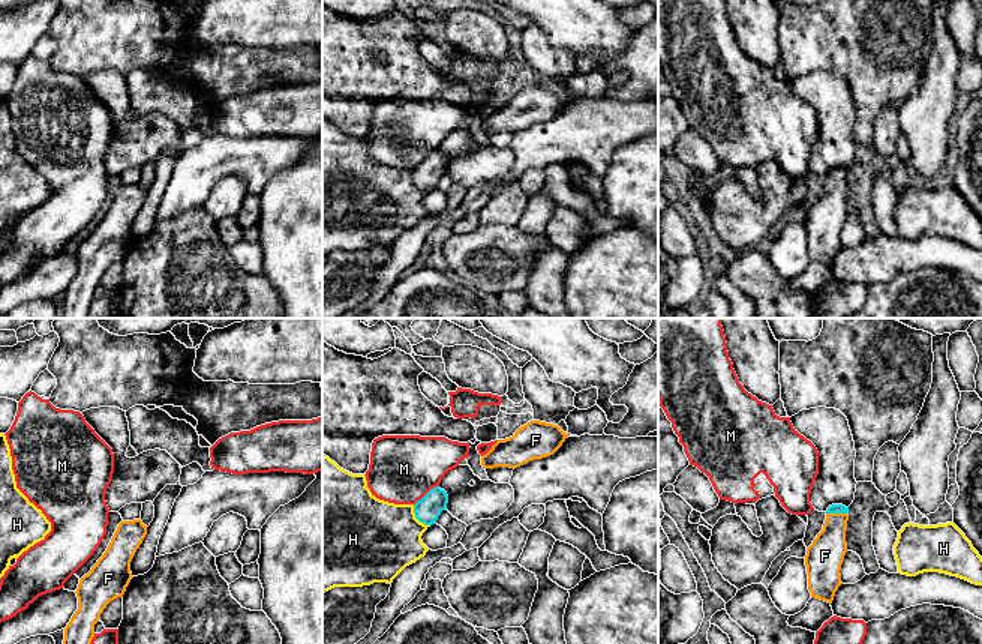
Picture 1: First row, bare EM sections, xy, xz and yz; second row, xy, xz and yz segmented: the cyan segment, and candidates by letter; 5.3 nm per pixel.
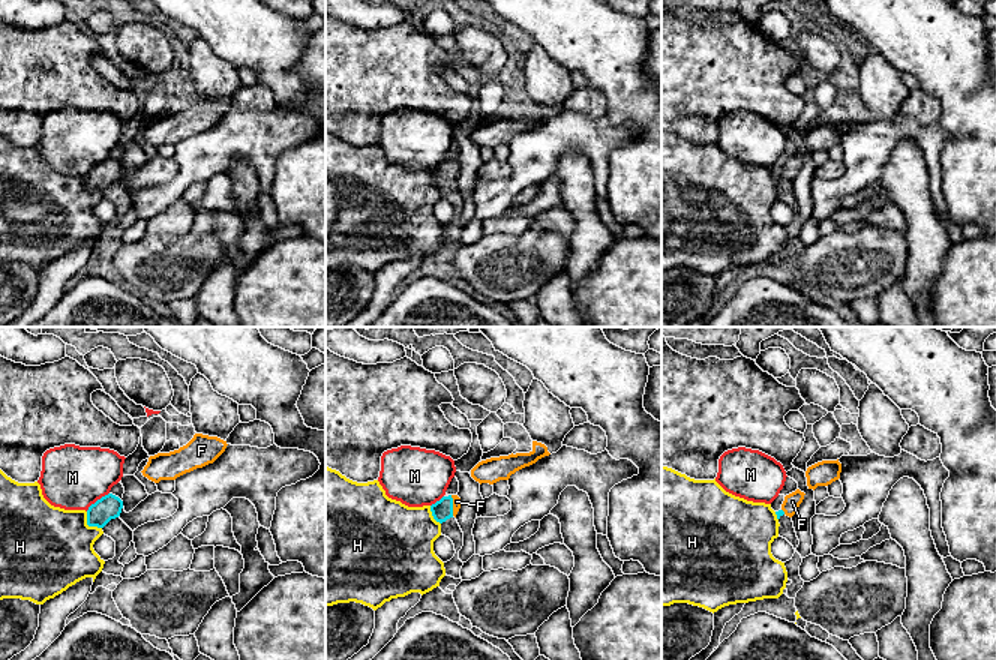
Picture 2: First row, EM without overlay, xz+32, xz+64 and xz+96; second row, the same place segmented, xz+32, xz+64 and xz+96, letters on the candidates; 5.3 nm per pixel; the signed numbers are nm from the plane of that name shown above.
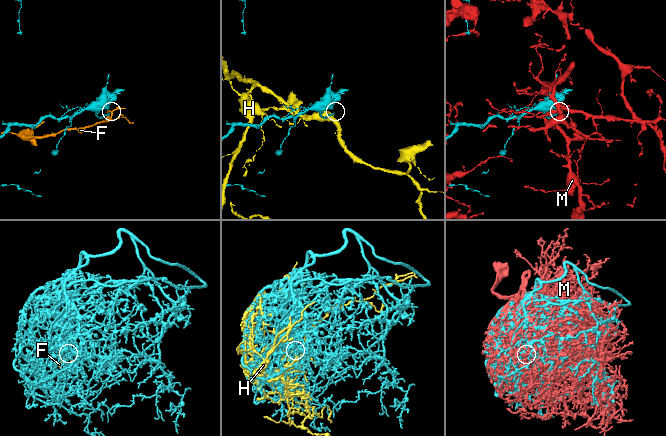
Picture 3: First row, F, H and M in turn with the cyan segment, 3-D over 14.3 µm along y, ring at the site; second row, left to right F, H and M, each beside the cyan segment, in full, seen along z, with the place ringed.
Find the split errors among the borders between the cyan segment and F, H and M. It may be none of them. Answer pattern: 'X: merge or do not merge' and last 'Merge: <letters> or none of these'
F: merge
H: do not merge
M: do not merge
Merge: F

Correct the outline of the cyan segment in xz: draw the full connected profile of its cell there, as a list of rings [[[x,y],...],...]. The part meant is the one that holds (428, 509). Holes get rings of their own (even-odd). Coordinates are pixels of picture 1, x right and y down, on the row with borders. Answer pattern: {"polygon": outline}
{"polygon": [[[435,486],[414,504],[415,518],[426,525],[436,524],[441,512],[447,509],[447,503],[447,492],[439,486]]]}

